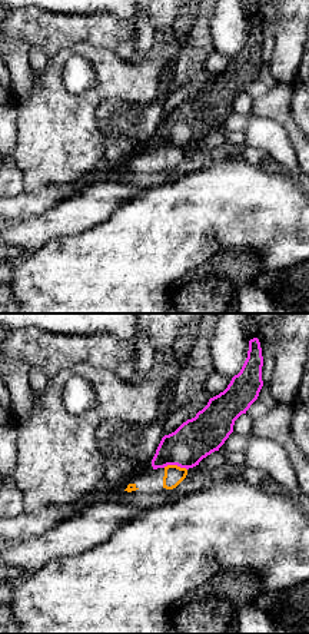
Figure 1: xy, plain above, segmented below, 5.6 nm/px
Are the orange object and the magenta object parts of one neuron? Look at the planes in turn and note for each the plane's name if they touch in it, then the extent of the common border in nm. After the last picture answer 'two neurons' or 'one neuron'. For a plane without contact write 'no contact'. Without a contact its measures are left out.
contact in xy; length 140 nm

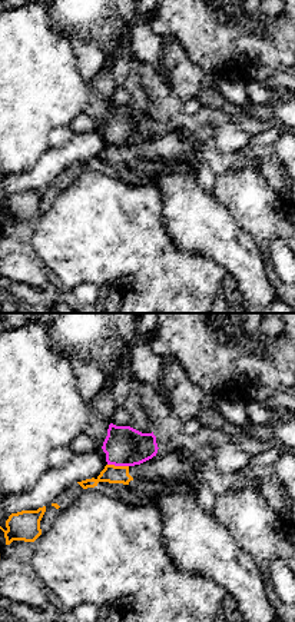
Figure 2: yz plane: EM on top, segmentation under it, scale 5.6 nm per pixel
contact in yz; length 120 nm

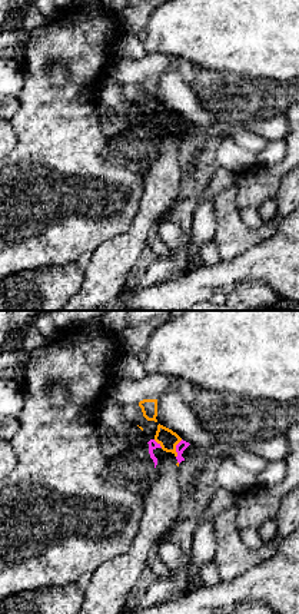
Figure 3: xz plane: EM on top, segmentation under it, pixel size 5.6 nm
contact in xz; length 110 nm

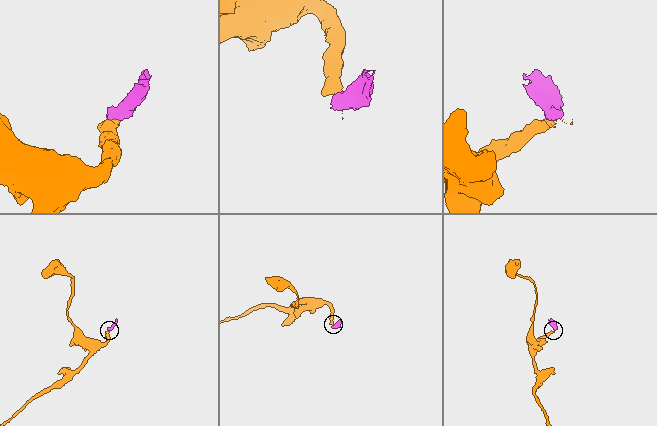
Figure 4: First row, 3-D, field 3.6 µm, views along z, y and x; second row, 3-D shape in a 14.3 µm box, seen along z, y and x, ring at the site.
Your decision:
two neurons

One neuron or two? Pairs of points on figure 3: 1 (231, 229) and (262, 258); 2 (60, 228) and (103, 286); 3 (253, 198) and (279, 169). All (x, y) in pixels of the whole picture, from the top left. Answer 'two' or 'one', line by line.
1: two
2: two
3: one

